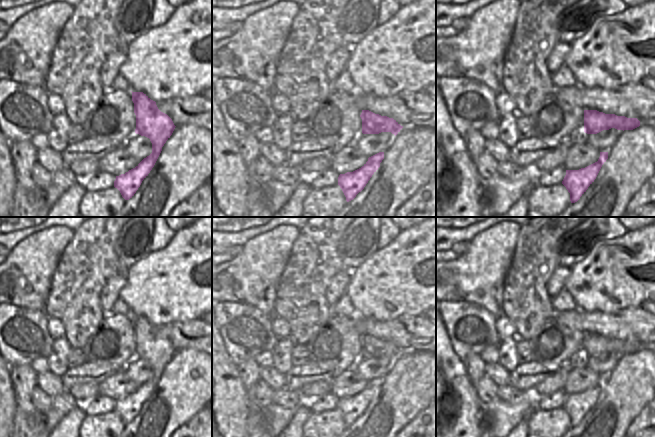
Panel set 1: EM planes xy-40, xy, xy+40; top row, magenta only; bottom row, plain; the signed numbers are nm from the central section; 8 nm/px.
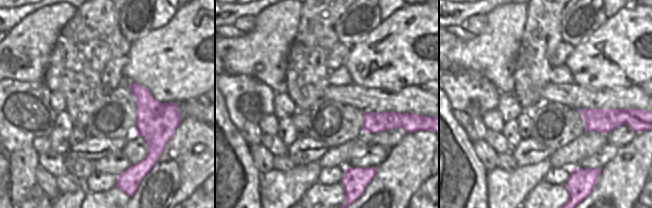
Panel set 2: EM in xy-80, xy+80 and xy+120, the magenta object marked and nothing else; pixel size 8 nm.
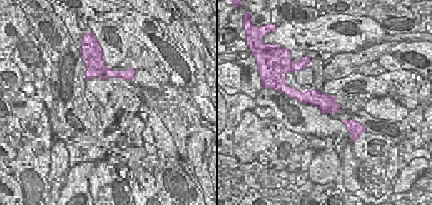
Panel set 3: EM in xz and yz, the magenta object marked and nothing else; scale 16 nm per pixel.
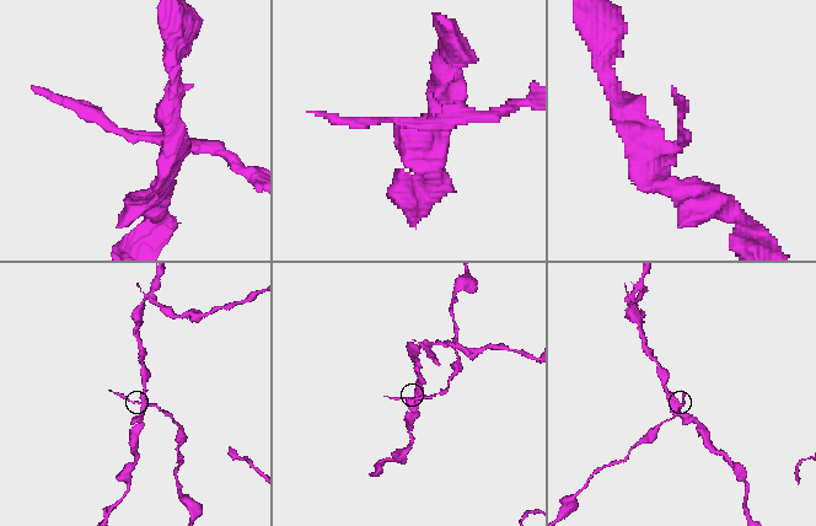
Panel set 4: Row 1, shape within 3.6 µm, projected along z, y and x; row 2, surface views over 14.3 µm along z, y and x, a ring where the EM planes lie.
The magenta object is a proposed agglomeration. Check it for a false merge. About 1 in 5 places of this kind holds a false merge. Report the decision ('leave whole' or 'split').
split

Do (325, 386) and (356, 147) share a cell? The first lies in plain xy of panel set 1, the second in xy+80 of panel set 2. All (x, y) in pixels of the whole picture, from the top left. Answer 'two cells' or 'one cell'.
one cell

